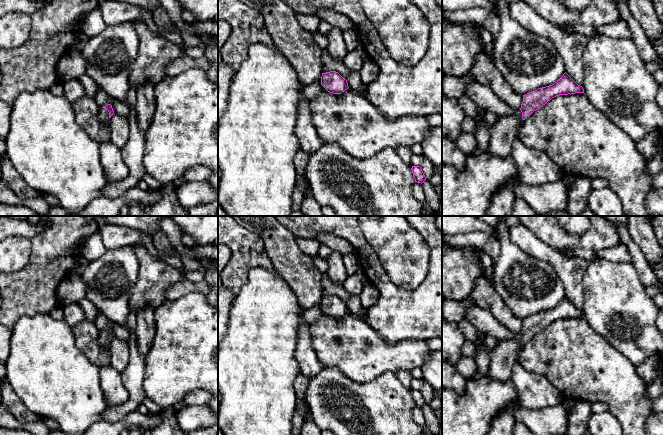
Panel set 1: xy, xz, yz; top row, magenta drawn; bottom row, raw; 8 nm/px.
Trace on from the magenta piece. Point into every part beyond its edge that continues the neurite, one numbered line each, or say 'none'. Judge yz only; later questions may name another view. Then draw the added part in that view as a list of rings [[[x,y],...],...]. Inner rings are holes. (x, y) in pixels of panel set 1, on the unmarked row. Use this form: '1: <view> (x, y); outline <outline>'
1: yz (502, 358); outline [[[517,333],[513,339],[499,341],[490,353],[490,365],[487,373],[489,378],[497,381],[509,380],[513,365],[523,346],[520,333]]]

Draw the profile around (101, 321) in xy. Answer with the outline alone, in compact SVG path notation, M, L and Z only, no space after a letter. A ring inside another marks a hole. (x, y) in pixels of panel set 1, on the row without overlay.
M99 312L94 321L95 326L100 330L106 330L108 328L112 329L113 335L117 338L120 338L126 342L129 342L130 339L130 332L125 327L113 323L109 320L104 314Z

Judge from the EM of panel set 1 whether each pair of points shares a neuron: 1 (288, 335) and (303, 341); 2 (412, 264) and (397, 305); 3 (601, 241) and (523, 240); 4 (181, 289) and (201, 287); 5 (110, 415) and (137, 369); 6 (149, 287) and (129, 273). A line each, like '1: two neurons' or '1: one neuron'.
1: two neurons
2: two neurons
3: two neurons
4: one neuron
5: one neuron
6: two neurons

